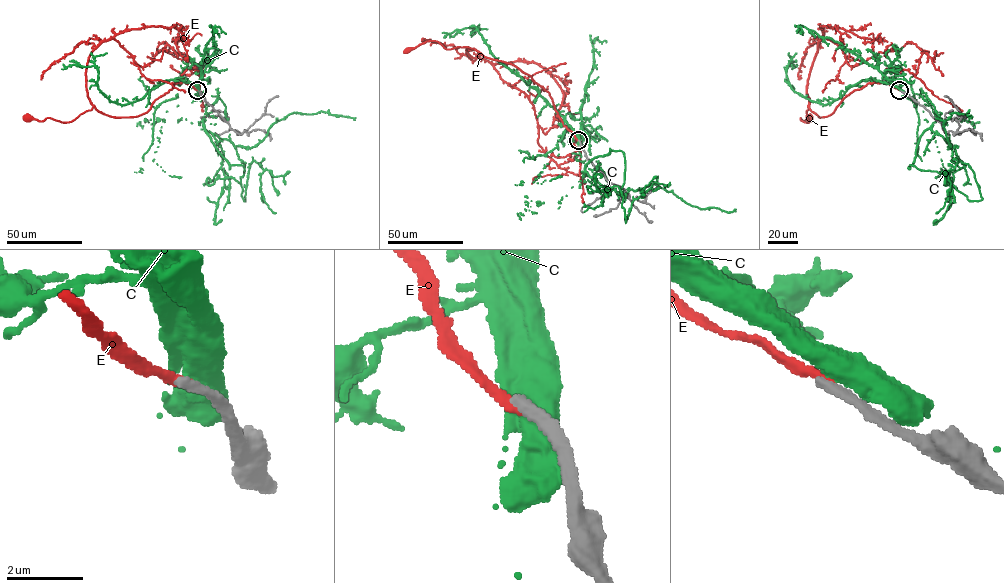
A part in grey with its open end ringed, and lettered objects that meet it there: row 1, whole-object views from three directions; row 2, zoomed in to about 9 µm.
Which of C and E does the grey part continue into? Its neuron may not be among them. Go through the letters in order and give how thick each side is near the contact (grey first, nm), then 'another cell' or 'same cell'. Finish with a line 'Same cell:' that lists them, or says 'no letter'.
C: 400 nm thick on the grey side, 650 nm on the other; another cell
E: 300 nm thick on the grey side, 240 nm on the other; another cell
Same cell: no letter

